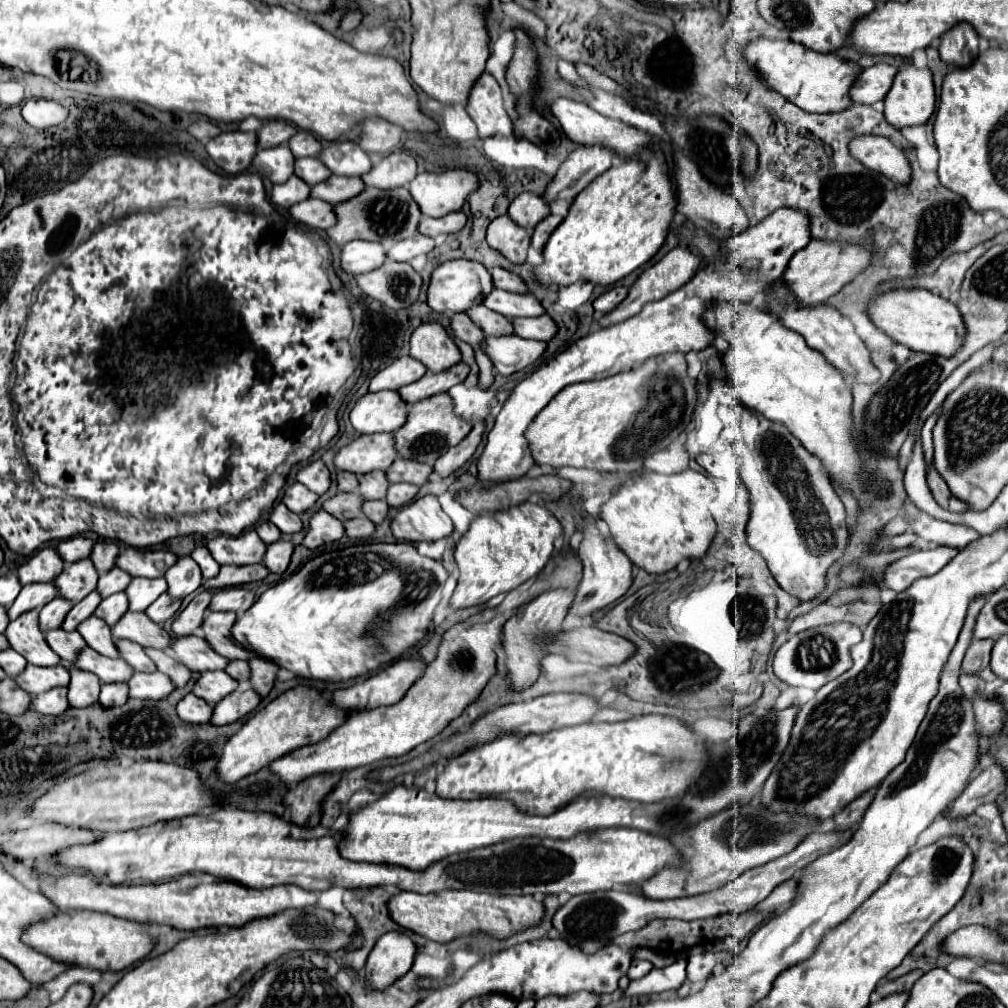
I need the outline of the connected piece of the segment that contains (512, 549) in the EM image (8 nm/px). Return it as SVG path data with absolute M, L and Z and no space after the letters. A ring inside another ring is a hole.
M523 502L523 504L519 504L511 510L505 510L505 512L493 512L493 514L477 516L471 522L469 530L465 532L465 536L459 540L457 550L455 550L455 562L459 566L461 576L459 576L459 582L457 582L457 588L451 596L449 606L453 610L469 608L469 606L481 606L487 600L491 600L493 596L511 592L517 586L521 586L523 582L535 578L545 568L545 564L549 562L551 552L553 552L553 542L557 540L559 532L561 532L559 520L547 508L531 504L531 502Z

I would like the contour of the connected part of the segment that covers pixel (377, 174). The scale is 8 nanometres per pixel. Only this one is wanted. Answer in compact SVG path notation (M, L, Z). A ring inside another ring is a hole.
M393 152L385 156L377 166L373 166L371 172L363 174L365 186L391 190L397 186L407 186L417 176L417 162L411 154L405 152Z

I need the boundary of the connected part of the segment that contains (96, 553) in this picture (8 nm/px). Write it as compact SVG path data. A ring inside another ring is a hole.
M97 542L93 552L91 552L91 560L95 564L95 568L99 570L99 574L105 574L109 568L115 566L117 554L121 552L121 546L115 542Z

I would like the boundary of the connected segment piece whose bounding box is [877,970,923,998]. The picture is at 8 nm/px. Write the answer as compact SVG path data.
M913 970L913 972L909 972L909 974L905 974L905 976L901 976L901 978L897 978L897 980L891 980L891 982L885 982L883 986L877 986L877 994L885 998L885 996L889 996L889 994L909 992L909 990L913 988L915 980L917 980L917 978L921 978L921 976L923 976L923 972L921 972L921 970Z

